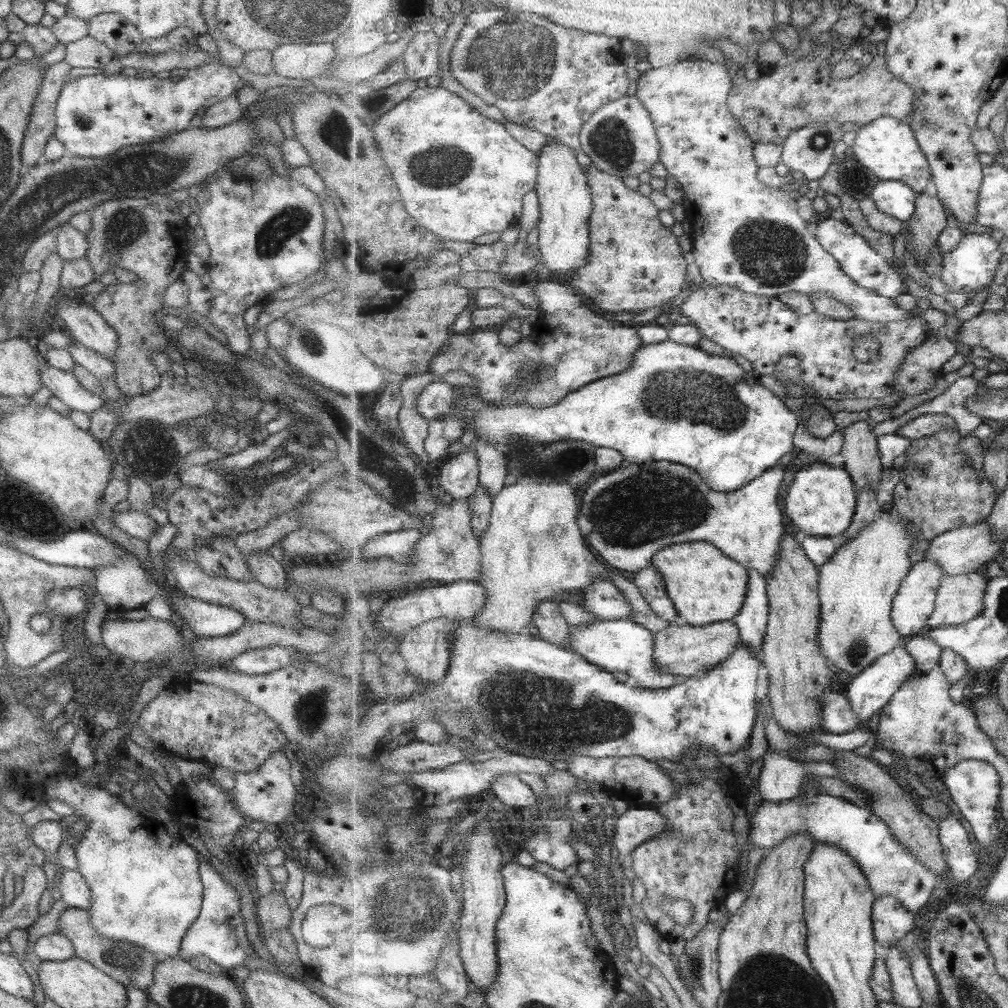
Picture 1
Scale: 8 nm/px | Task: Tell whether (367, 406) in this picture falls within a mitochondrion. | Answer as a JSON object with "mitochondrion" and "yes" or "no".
{"mitochondrion":"no"}

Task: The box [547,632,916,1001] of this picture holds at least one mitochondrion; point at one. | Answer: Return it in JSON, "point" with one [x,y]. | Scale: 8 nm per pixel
{"point":[695,968]}

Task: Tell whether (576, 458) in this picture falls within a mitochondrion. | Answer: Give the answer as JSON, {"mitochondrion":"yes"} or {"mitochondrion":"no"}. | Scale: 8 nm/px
{"mitochondrion":"yes"}

